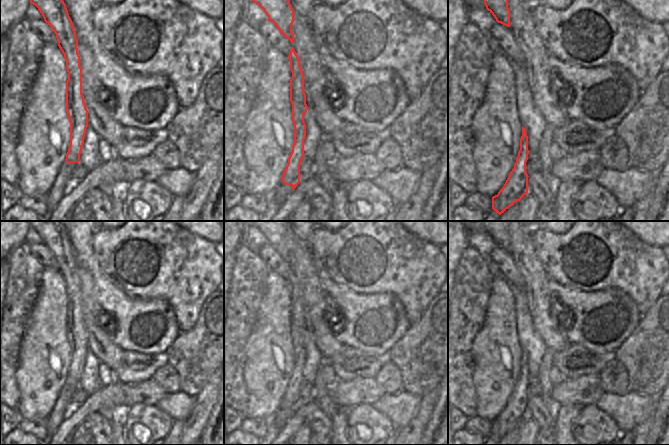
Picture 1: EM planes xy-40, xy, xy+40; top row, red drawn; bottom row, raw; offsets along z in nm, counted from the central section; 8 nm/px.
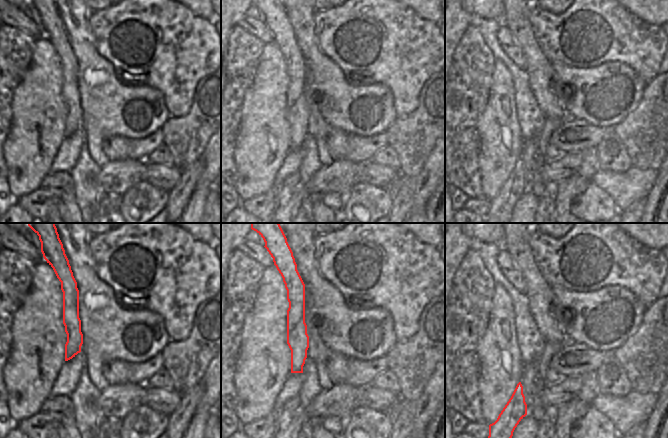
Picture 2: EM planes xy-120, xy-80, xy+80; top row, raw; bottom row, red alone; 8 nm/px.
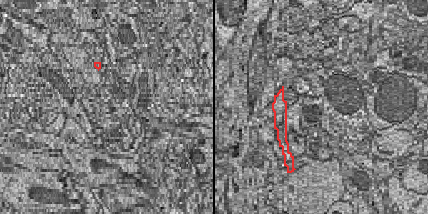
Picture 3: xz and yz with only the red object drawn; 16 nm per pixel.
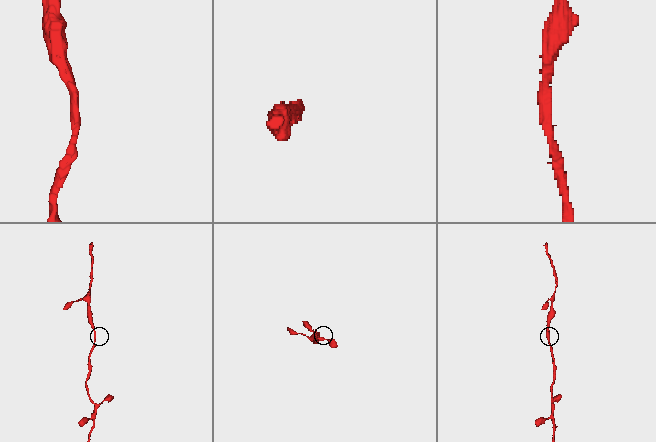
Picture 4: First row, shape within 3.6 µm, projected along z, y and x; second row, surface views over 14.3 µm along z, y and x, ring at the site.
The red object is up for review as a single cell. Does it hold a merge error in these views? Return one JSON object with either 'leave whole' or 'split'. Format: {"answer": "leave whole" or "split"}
{"answer": "leave whole"}

